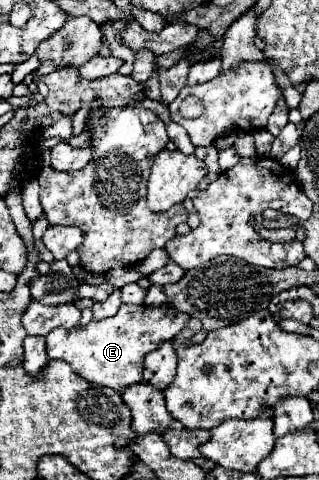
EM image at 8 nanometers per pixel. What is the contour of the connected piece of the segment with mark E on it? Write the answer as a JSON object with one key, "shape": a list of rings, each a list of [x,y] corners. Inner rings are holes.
{"shape":[[[122,305],[112,317],[90,321],[74,329],[52,329],[46,335],[46,351],[50,359],[66,361],[84,379],[122,391],[124,387],[142,381],[144,355],[154,351],[158,343],[172,339],[188,321],[188,315],[174,307],[146,307],[146,305]]]}

